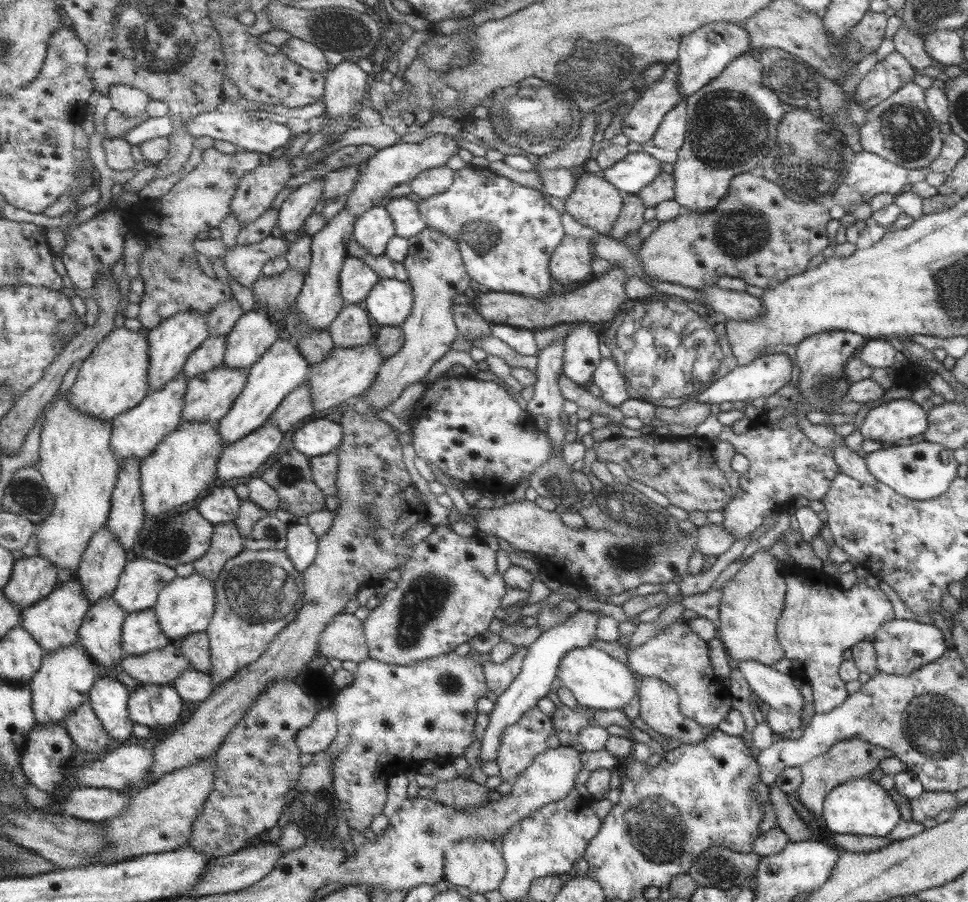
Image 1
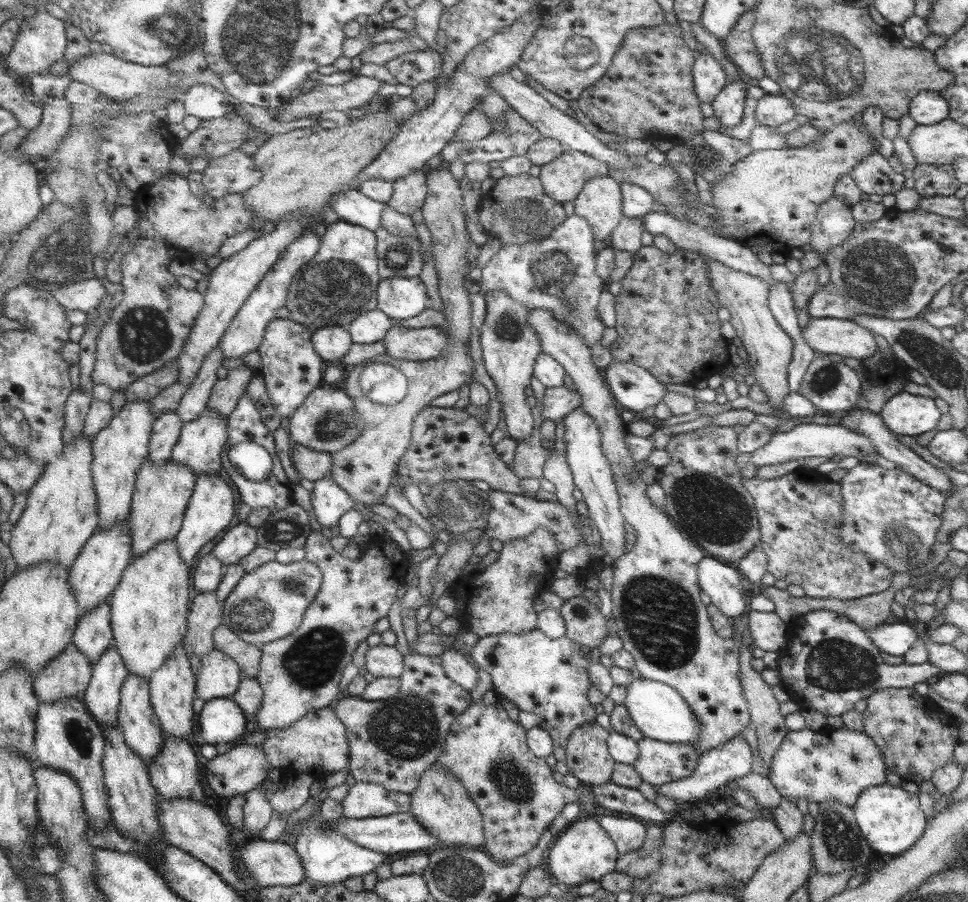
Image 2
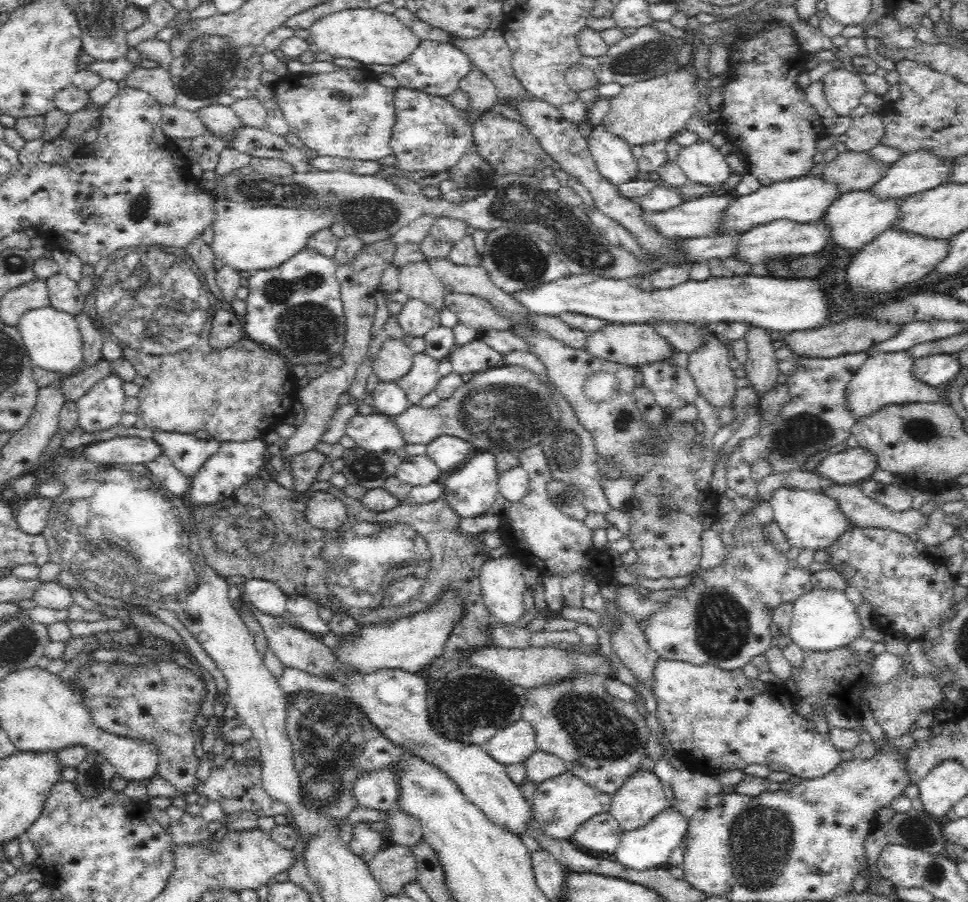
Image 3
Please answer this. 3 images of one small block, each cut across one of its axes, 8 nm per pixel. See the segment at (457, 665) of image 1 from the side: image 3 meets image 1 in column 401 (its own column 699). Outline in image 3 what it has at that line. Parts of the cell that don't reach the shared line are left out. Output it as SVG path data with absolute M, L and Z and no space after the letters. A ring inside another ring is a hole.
M660 659L655 667L652 692L658 703L655 715L664 727L670 746L688 763L706 760L704 764L708 768L720 764L721 771L762 764L772 772L787 772L808 780L824 776L840 764L840 750L828 735L806 728L807 720L793 711L786 690L778 695L759 679L749 680L742 669L726 671L713 665L696 666L694 663Z

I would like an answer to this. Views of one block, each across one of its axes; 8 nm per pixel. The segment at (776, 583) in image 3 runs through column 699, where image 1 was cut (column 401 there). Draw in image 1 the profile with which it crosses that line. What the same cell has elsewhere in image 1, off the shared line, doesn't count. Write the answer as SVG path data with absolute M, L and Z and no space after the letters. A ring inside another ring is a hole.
M449 525L434 526L434 530L428 537L422 542L414 544L412 546L412 556L408 558L400 571L401 576L396 583L396 588L386 592L383 600L374 609L370 610L368 617L363 621L370 659L392 663L396 666L414 665L452 653L455 650L460 650L460 646L464 646L464 642L472 642L472 638L480 638L480 634L488 634L488 630L492 630L492 622L496 622L496 610L502 610L500 606L504 606L504 598L508 598L508 588L512 588L504 580L504 574L500 574L500 554L496 554L496 550L492 550L492 546L488 545L485 534L478 531L472 536L459 535Z

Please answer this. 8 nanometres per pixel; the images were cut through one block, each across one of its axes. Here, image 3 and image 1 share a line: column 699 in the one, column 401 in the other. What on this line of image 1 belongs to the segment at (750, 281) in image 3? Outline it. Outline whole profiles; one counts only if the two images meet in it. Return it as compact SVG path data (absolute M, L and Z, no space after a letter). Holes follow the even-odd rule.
M379 279L364 300L368 314L383 326L403 326L410 317L412 290L400 279Z

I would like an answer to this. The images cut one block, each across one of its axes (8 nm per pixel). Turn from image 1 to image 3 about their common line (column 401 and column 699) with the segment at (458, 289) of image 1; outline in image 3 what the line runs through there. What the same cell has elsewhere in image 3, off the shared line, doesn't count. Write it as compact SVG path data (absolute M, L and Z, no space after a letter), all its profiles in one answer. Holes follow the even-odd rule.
M704 325L700 328L709 330L710 338L688 356L687 369L700 396L719 411L726 404L732 405L737 391L736 376L728 366L732 353L729 344L718 339L710 331L710 326Z

